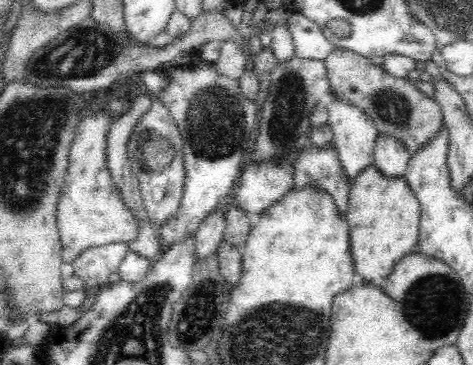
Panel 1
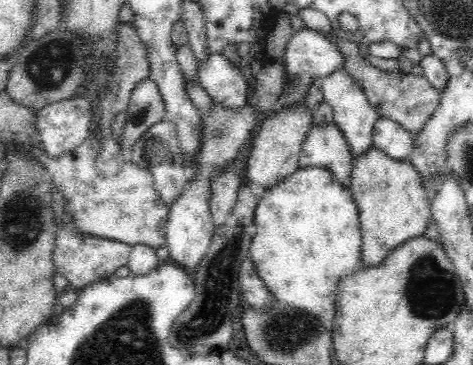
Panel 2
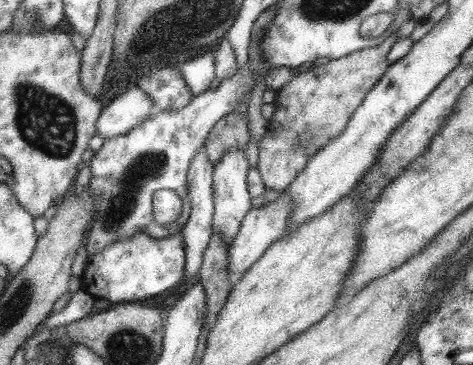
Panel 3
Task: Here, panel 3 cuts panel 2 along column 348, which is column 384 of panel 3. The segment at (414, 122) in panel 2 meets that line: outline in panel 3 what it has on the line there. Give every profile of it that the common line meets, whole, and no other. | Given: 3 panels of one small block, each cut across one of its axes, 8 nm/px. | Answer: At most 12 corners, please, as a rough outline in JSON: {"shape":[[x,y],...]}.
{"shape":[[397,32],[275,94],[257,144],[281,194],[389,68]]}

